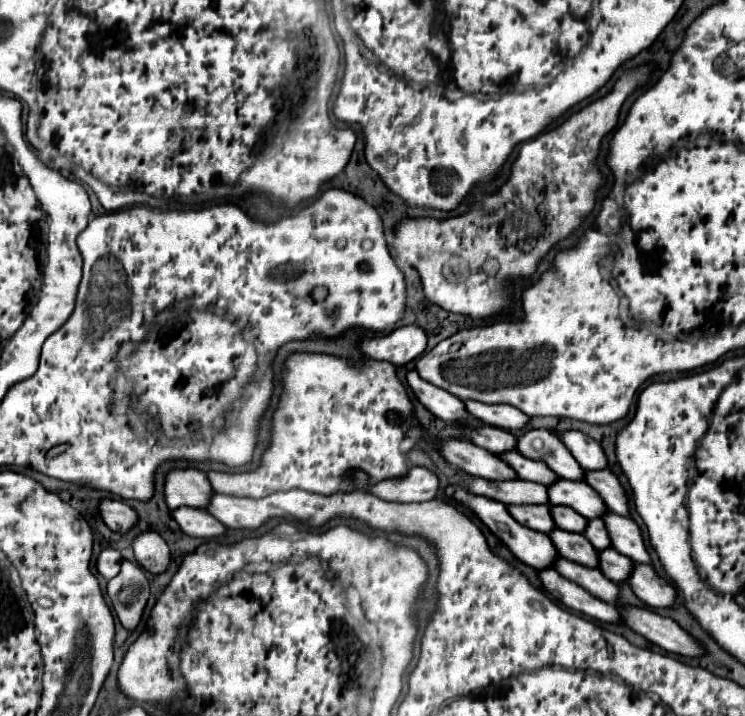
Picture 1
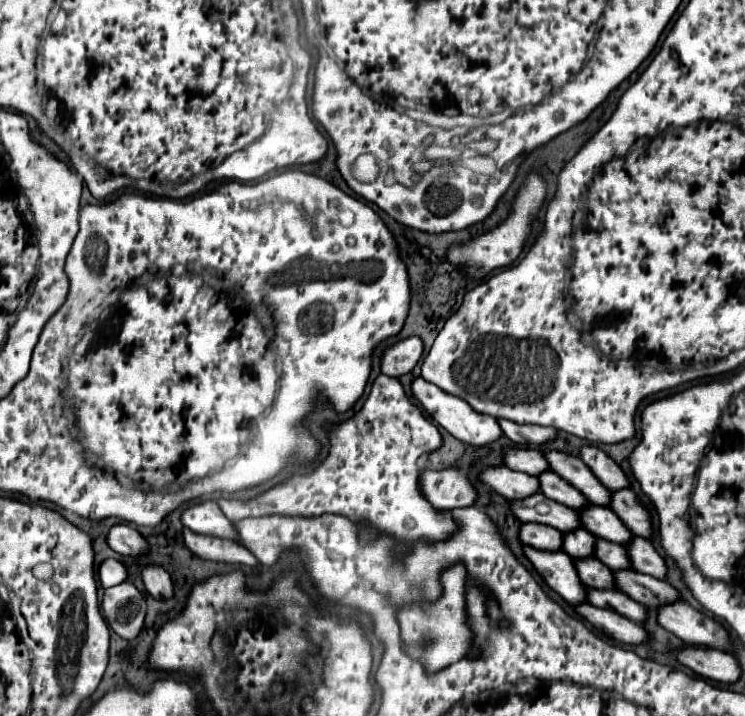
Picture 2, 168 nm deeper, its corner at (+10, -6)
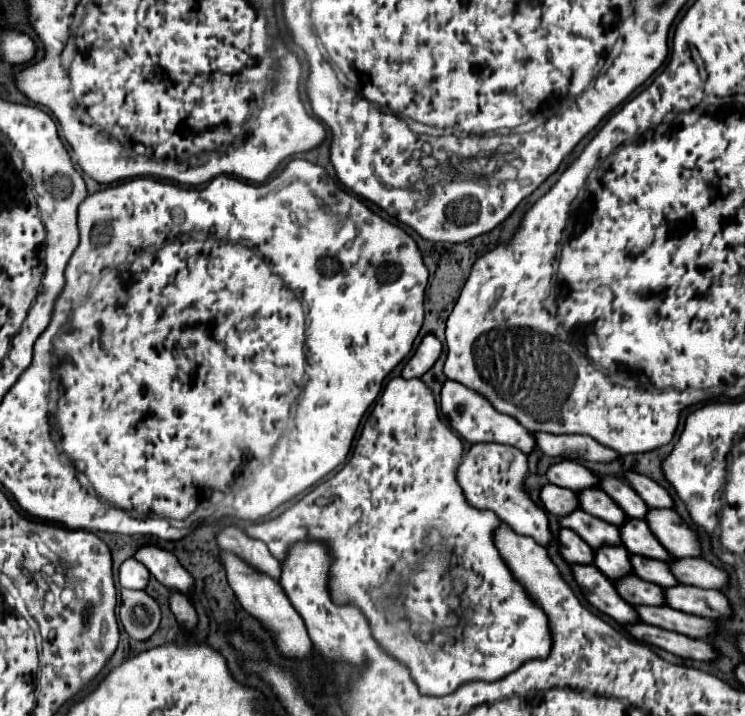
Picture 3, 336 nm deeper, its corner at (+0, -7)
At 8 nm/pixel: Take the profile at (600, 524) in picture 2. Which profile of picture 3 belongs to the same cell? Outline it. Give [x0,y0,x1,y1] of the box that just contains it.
[619,517,667,559]

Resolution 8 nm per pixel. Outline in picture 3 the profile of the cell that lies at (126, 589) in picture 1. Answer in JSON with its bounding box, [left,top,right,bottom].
[119,589,161,641]

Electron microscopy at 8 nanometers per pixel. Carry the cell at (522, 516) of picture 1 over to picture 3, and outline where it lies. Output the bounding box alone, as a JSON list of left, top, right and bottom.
[559,529,591,565]

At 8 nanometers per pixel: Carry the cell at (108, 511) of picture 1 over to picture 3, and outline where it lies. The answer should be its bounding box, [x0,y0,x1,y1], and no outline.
[133,545,191,593]

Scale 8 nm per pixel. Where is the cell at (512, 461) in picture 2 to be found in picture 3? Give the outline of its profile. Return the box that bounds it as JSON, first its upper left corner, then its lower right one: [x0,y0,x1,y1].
[547,459,597,491]

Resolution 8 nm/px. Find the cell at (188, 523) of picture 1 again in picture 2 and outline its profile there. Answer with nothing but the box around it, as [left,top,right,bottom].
[183,530,259,568]

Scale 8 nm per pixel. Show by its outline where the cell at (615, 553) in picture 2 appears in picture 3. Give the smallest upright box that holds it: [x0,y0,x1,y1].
[631,555,677,587]

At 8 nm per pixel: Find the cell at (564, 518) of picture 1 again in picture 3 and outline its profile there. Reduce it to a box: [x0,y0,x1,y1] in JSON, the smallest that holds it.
[593,545,631,579]

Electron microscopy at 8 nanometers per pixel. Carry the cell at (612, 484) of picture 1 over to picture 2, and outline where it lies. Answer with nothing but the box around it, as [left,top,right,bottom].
[611,490,653,540]

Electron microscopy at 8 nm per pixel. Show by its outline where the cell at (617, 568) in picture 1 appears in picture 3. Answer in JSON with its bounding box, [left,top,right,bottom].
[663,585,729,619]

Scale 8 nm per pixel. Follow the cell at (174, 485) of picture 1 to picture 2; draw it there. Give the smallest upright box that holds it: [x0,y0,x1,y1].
[181,502,239,542]

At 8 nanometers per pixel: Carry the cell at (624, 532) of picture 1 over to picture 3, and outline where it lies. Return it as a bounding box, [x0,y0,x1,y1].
[667,557,727,589]

